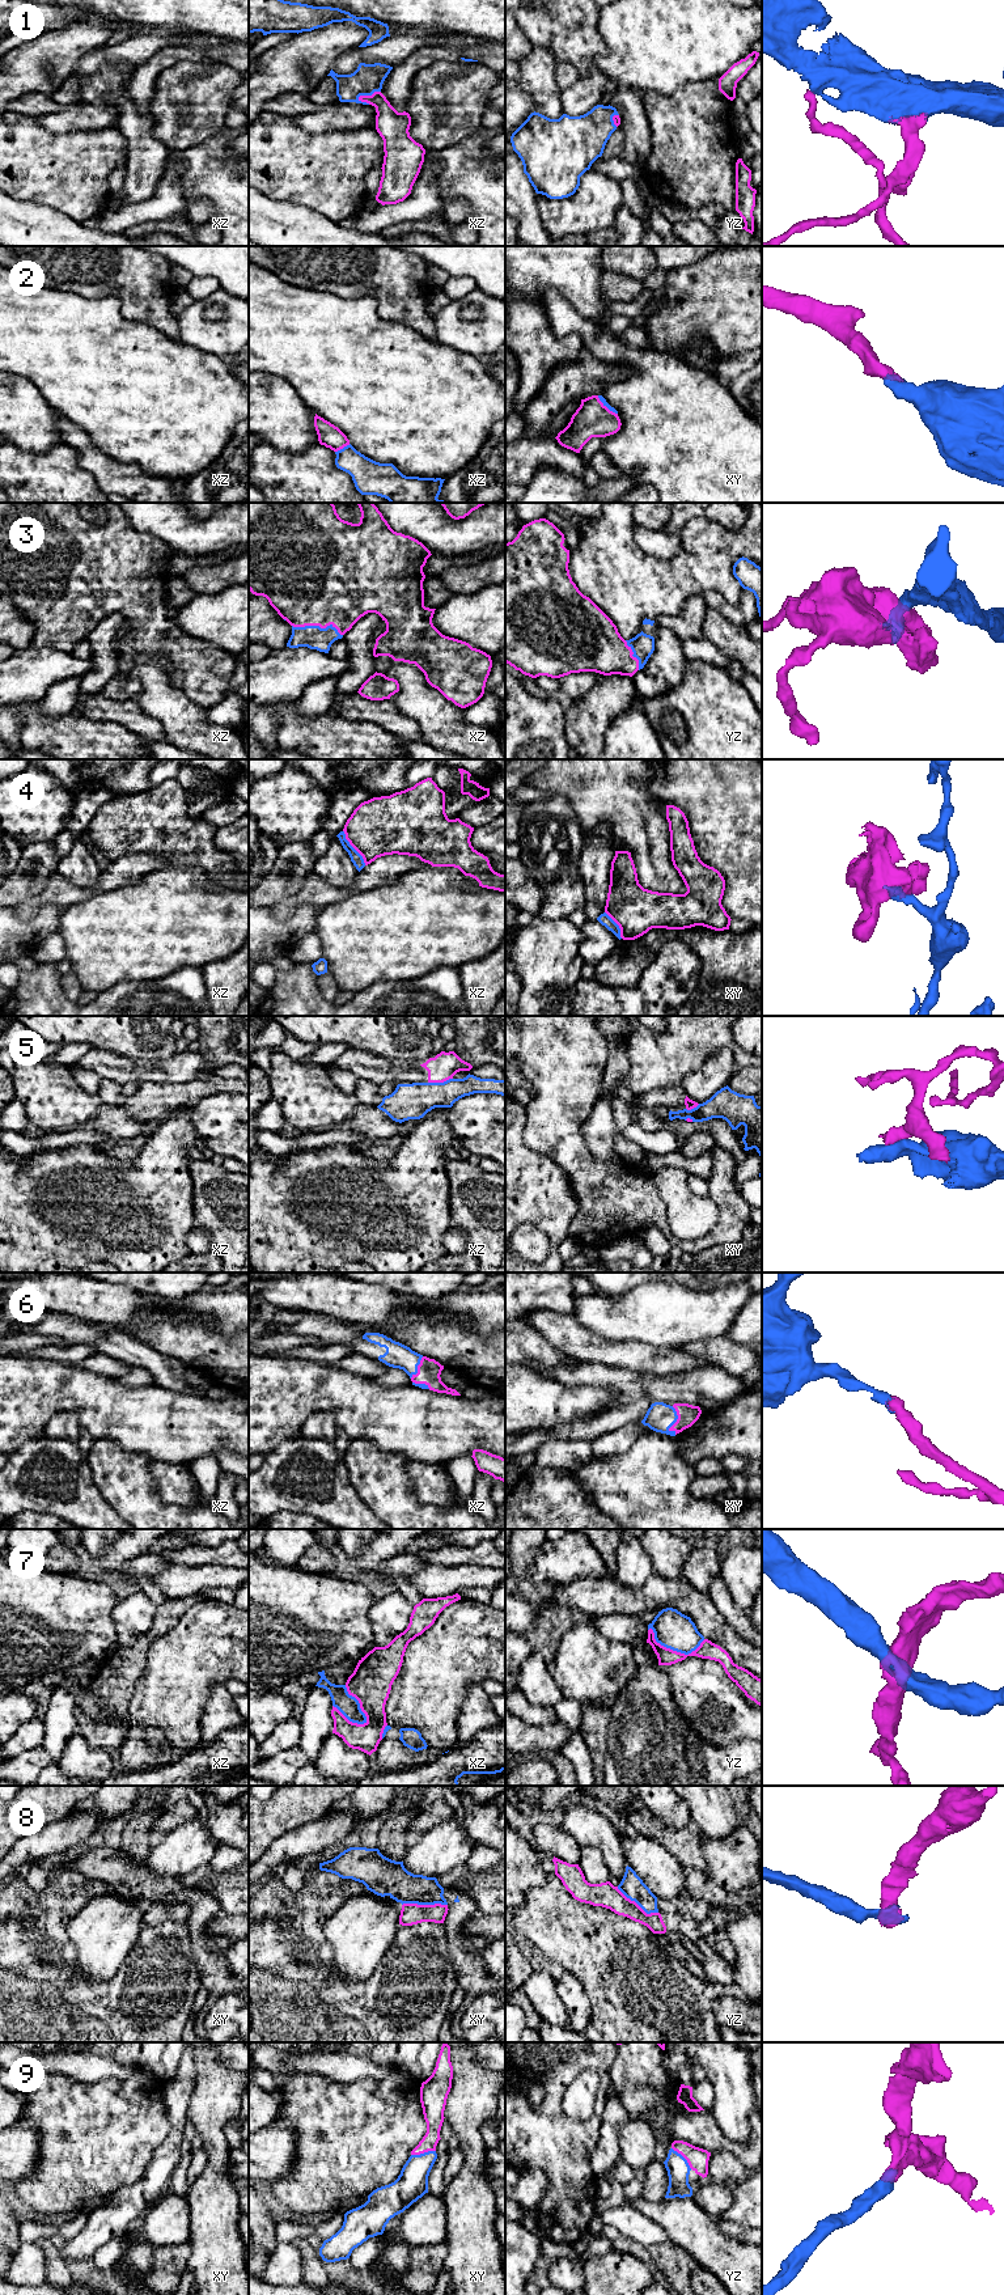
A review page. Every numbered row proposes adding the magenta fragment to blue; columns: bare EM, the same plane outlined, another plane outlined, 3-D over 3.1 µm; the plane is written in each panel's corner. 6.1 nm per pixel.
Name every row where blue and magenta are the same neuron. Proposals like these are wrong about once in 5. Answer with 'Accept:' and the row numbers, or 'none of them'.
Accept: 1, 2, 3, 6, 9

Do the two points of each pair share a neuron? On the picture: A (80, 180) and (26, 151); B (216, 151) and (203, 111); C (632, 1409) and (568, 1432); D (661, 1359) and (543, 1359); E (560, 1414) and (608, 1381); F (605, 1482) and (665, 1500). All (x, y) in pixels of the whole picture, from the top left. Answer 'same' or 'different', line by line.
A: same
B: different
C: same
D: different
E: different
F: same

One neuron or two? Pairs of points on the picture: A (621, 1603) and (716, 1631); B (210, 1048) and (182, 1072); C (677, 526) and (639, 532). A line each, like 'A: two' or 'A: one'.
A: one
B: two
C: one

